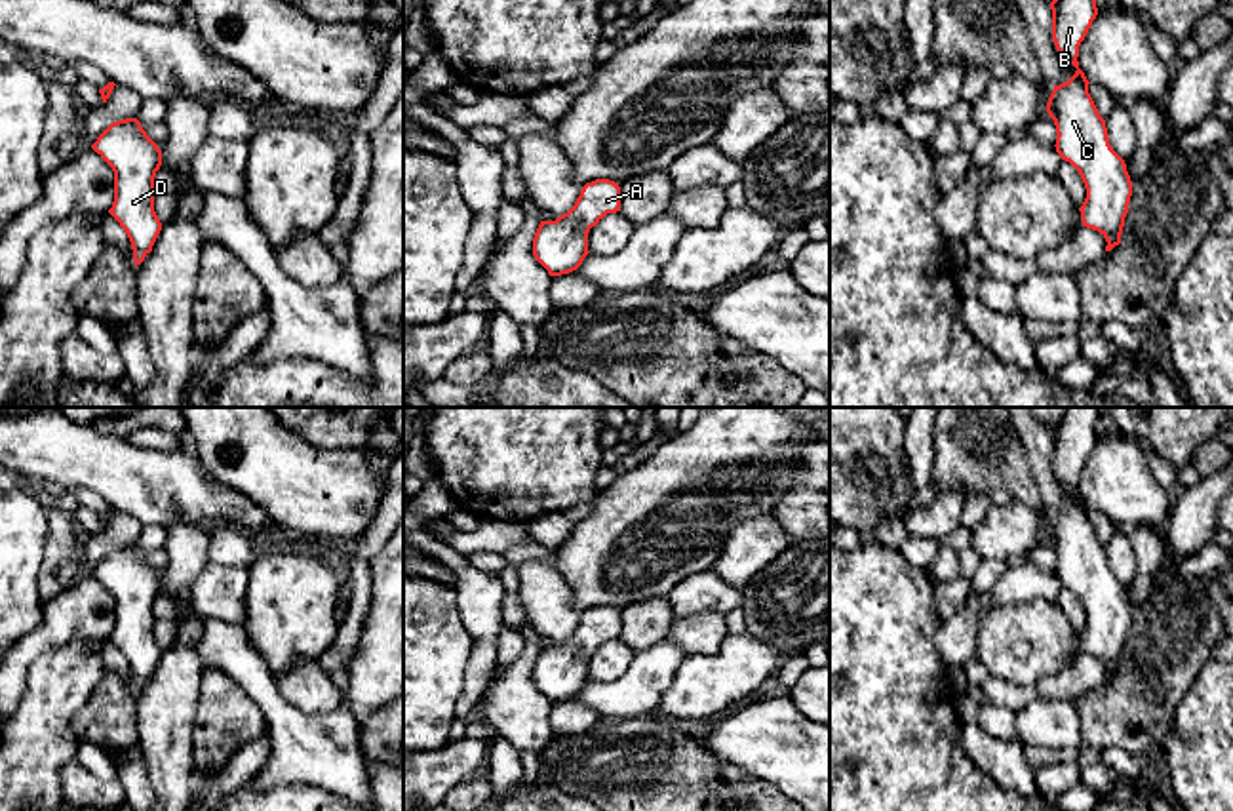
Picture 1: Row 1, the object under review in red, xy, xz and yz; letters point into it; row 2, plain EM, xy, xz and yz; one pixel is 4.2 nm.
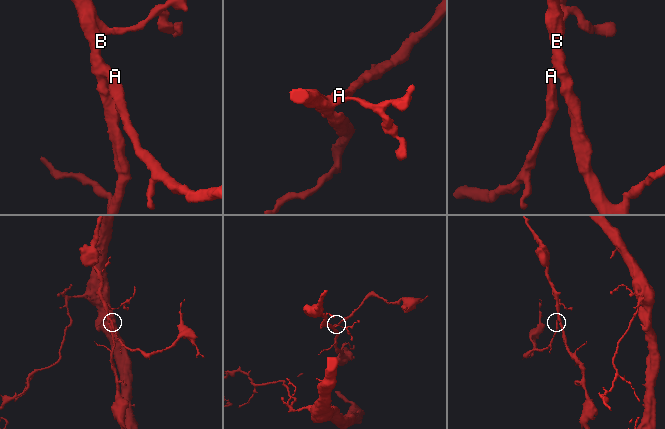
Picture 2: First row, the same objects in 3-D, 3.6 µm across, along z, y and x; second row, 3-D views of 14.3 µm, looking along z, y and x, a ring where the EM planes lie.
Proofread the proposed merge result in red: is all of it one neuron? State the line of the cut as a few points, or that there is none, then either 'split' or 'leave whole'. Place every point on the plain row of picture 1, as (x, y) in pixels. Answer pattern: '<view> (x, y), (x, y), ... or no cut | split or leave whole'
no cut | leave whole

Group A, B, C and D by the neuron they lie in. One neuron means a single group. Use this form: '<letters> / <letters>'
A B C D

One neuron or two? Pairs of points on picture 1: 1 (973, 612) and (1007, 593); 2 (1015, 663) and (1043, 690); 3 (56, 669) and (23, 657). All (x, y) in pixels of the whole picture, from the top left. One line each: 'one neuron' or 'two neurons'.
1: one neuron
2: two neurons
3: two neurons

